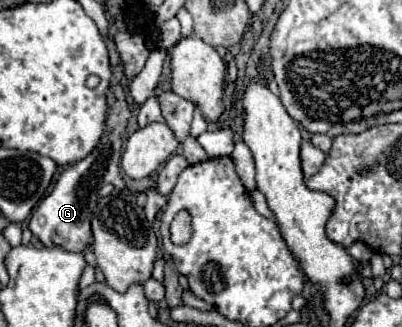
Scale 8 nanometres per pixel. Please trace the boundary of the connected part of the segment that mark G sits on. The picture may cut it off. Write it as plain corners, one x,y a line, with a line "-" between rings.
111,84
109,92
107,92
107,104
109,104
107,126
105,126
105,134
103,134
97,150
93,150
93,154
89,154
89,158
67,166
67,170
57,178
53,192
31,214
29,230
47,248
59,246
67,252
83,254
93,242
91,212
97,206
97,196
99,196
97,192
105,184
107,168
119,168
119,158
121,158
121,148
123,148
121,136
123,136
123,130
131,116
127,102
125,102
125,90
121,88
121,84

